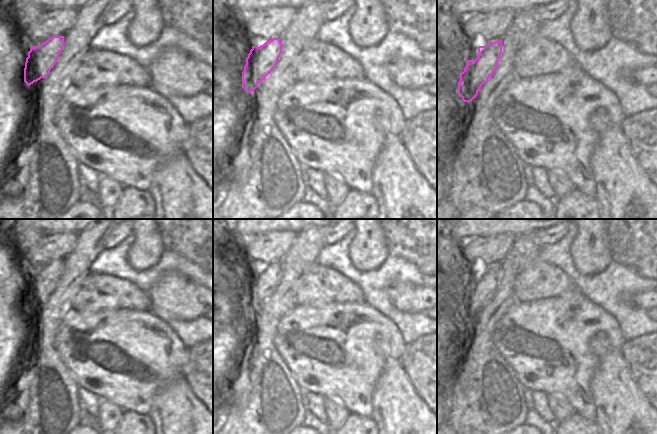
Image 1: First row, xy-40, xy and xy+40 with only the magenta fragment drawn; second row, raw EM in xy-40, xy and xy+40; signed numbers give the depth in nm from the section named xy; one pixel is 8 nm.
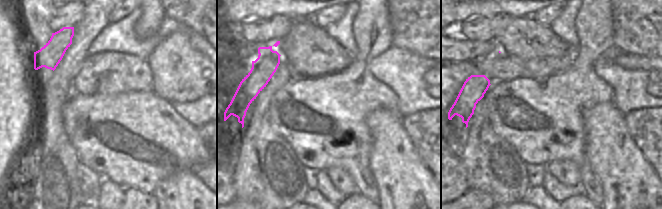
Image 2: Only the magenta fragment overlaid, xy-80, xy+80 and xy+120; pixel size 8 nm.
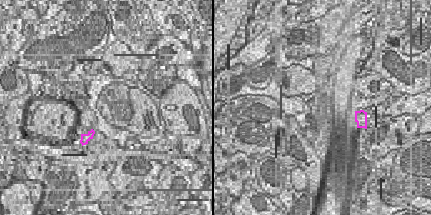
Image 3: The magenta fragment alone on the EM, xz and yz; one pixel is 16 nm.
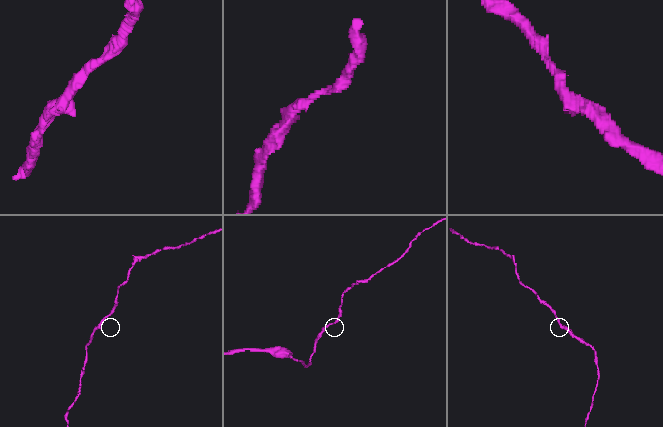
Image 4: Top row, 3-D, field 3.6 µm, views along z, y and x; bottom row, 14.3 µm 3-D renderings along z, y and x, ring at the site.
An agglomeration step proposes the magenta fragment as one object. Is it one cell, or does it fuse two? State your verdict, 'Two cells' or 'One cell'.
One cell.

